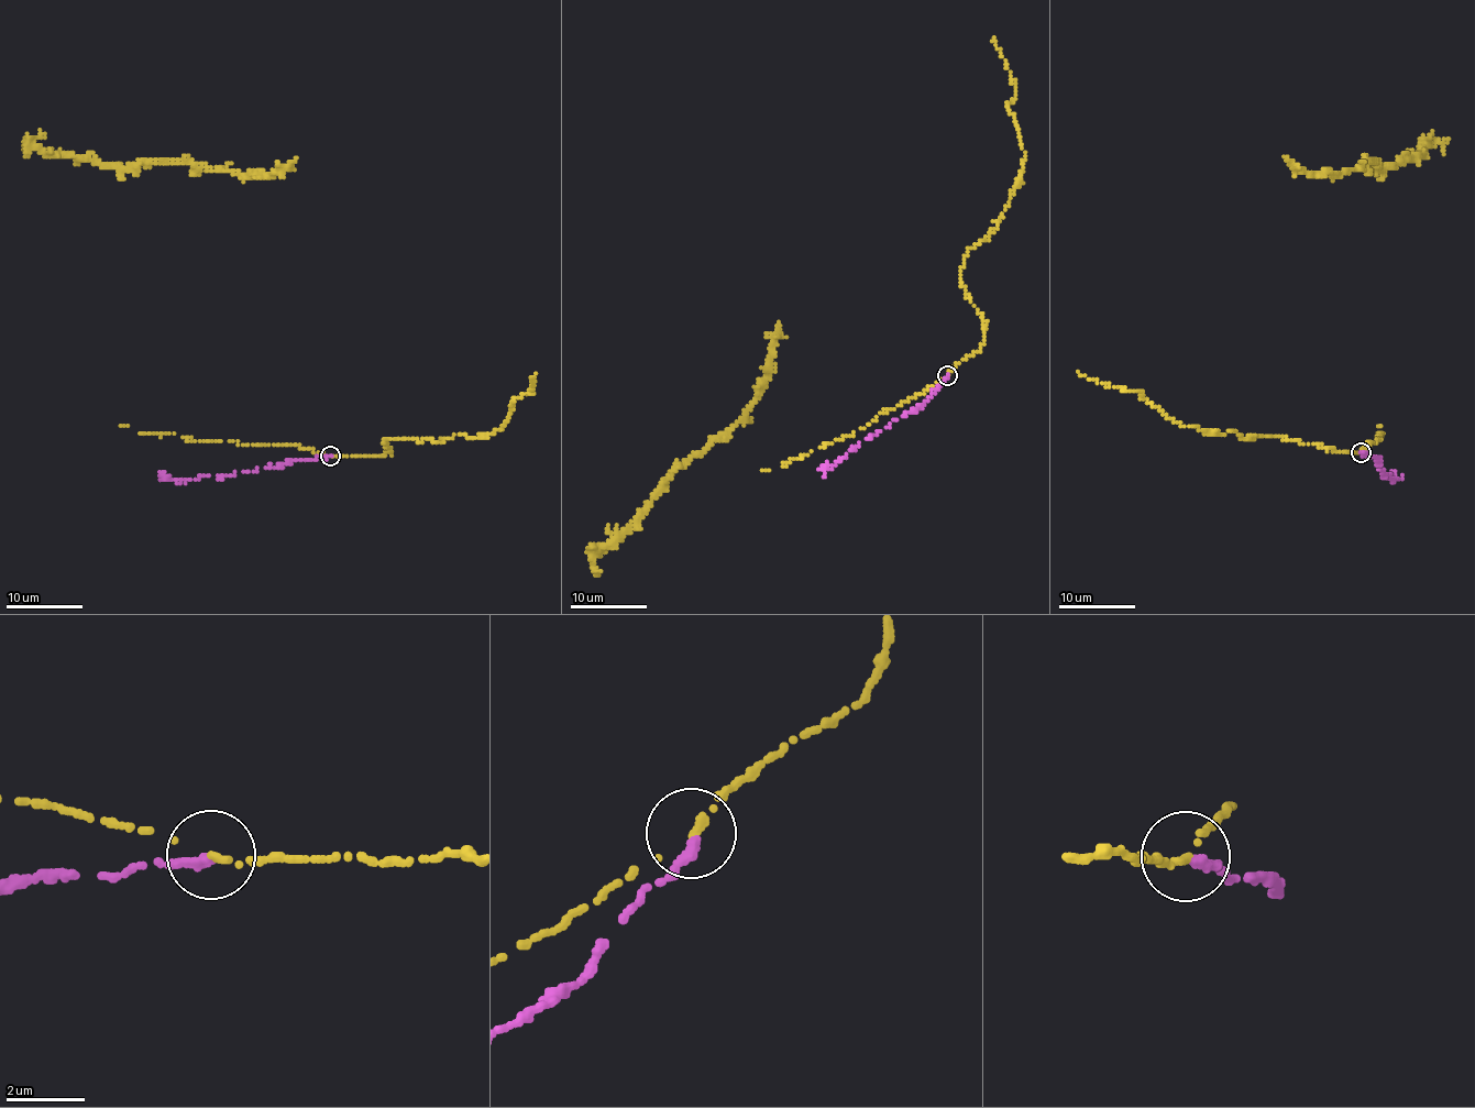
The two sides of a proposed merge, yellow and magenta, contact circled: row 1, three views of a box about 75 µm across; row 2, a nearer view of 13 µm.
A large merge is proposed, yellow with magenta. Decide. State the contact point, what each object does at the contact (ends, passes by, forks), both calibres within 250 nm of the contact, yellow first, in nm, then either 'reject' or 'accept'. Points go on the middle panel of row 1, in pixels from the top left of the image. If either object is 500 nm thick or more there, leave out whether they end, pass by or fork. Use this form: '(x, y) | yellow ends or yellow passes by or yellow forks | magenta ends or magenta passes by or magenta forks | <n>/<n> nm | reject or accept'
(947, 375) | yellow ends | magenta ends | 200/280 nm | reject

